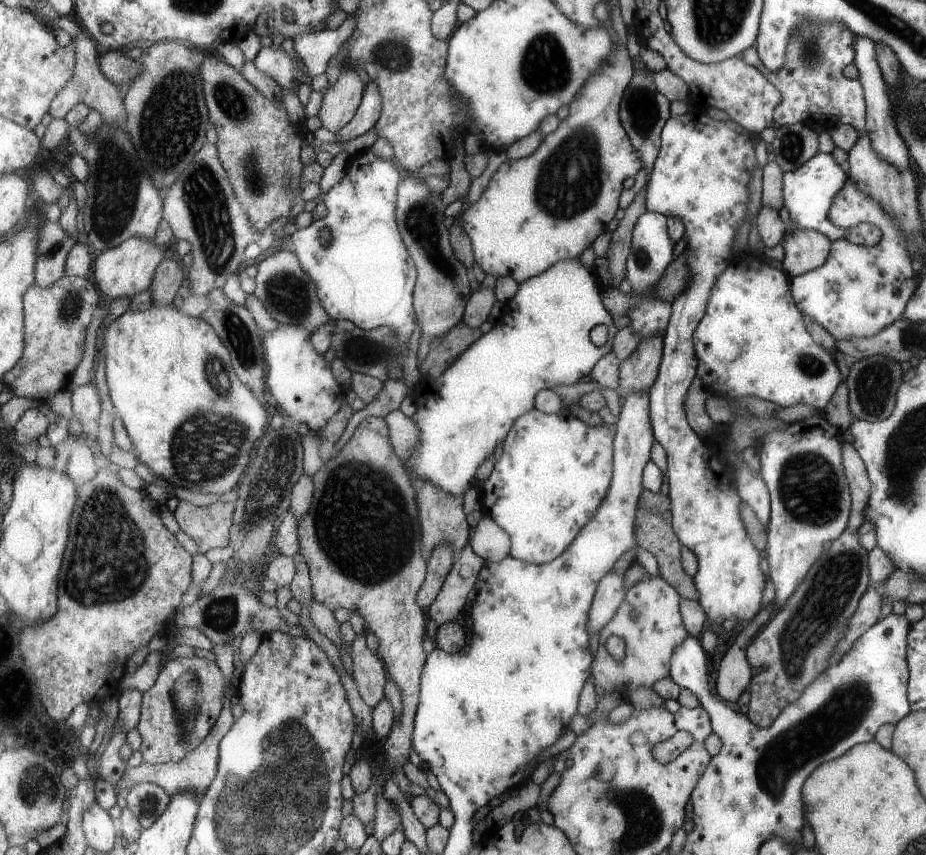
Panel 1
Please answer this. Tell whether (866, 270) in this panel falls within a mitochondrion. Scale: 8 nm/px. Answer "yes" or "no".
no

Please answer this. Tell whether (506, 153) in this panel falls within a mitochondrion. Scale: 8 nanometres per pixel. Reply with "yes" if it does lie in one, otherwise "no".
no

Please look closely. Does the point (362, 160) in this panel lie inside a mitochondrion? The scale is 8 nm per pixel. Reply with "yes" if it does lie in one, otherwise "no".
no

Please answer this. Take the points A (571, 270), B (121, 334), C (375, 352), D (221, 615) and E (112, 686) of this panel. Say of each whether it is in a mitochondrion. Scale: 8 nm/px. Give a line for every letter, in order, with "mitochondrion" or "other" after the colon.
A: other
B: other
C: mitochondrion
D: mitochondrion
E: other

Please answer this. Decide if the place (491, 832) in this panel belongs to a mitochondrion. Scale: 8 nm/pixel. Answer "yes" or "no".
no

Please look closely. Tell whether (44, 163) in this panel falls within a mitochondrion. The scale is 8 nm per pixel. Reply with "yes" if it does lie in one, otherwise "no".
no

